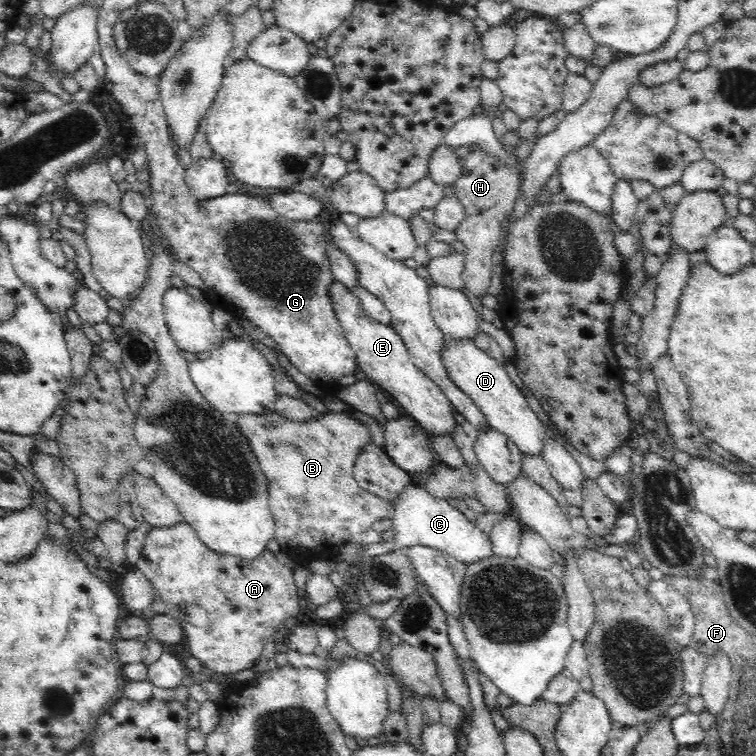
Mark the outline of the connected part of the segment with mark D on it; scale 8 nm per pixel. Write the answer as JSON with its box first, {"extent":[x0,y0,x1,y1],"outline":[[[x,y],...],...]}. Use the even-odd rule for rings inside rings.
{"extent":[446,342,549,458],"outline":[[[450,342],[446,350],[446,366],[450,377],[458,388],[462,389],[486,416],[491,428],[506,435],[526,458],[542,458],[545,444],[549,442],[546,426],[532,411],[526,396],[508,377],[506,370],[496,360],[478,349],[473,342],[455,344]]]}

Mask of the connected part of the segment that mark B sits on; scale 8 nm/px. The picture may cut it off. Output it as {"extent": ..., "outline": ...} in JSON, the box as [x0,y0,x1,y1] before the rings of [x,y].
{"extent":[235,412,394,566],"outline":[[[330,412],[307,423],[291,422],[276,413],[262,416],[238,415],[235,418],[240,435],[267,479],[267,501],[275,520],[274,539],[295,564],[306,566],[313,560],[332,560],[348,540],[366,534],[374,522],[393,518],[394,505],[384,503],[362,490],[353,478],[354,460],[360,448],[370,442],[370,435],[367,427],[354,421],[349,414]]]}

